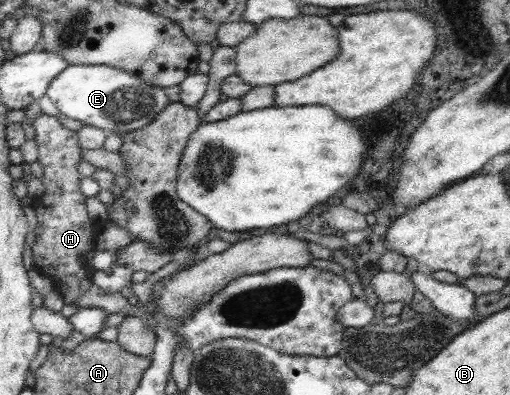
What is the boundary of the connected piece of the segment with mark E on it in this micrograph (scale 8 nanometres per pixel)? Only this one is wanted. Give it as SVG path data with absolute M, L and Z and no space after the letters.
M71 65L55 79L45 95L52 101L59 111L69 119L81 121L83 126L91 126L103 130L106 134L113 131L127 131L146 127L155 120L155 116L167 107L163 103L163 88L149 85L142 81L137 74L127 73L126 70L106 65Z

